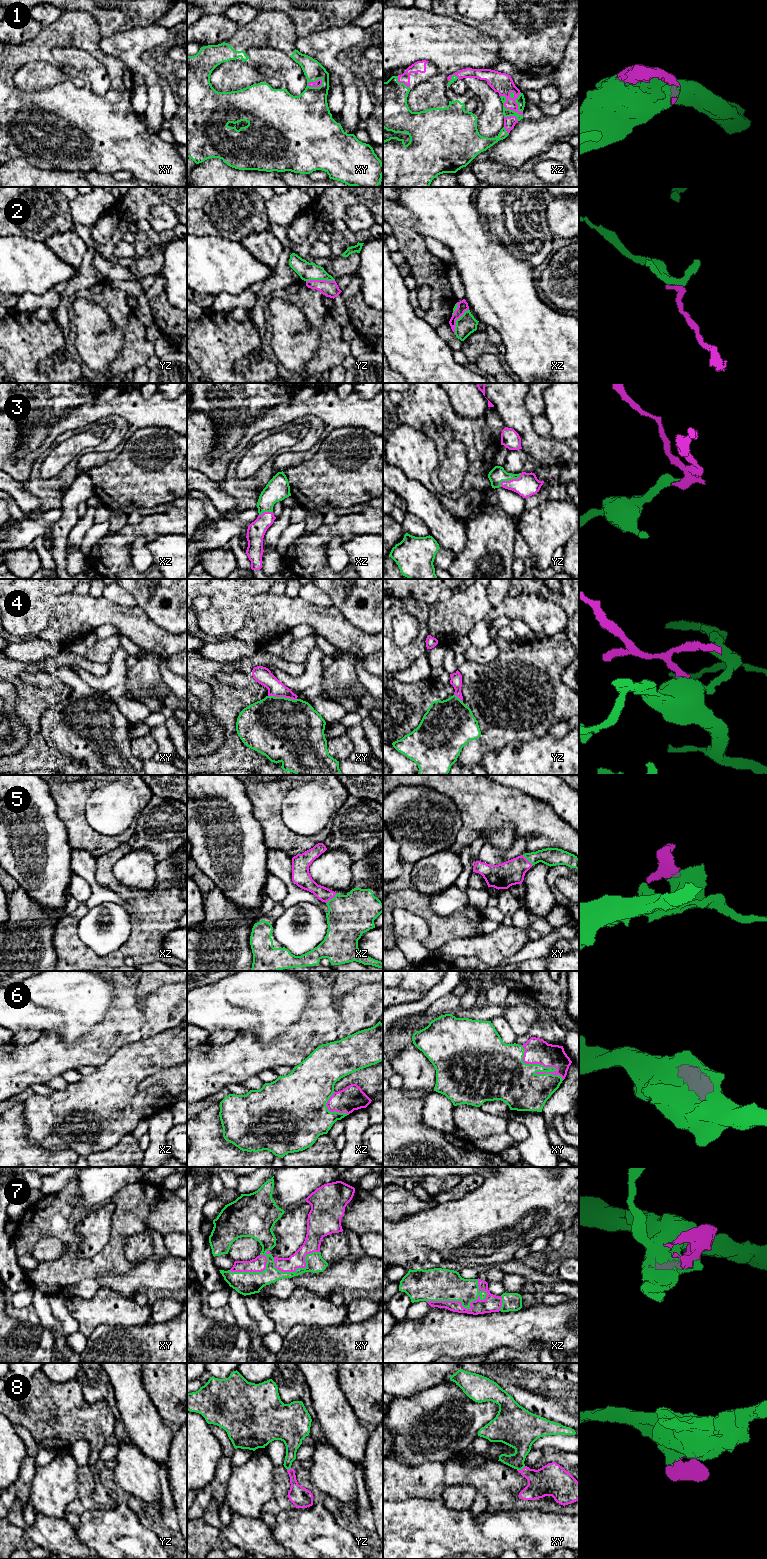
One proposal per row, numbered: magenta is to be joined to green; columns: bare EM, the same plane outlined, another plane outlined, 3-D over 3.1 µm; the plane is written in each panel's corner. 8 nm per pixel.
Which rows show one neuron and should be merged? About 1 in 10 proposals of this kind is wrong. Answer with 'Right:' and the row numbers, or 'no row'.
Right: 1, 3, 4, 5, 6, 7, 8

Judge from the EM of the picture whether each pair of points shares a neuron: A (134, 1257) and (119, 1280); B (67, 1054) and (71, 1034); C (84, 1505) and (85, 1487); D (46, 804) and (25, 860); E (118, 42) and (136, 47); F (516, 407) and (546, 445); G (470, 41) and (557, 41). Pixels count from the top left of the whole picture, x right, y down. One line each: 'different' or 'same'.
A: different
B: different
C: same
D: same
E: same
F: same
G: different

